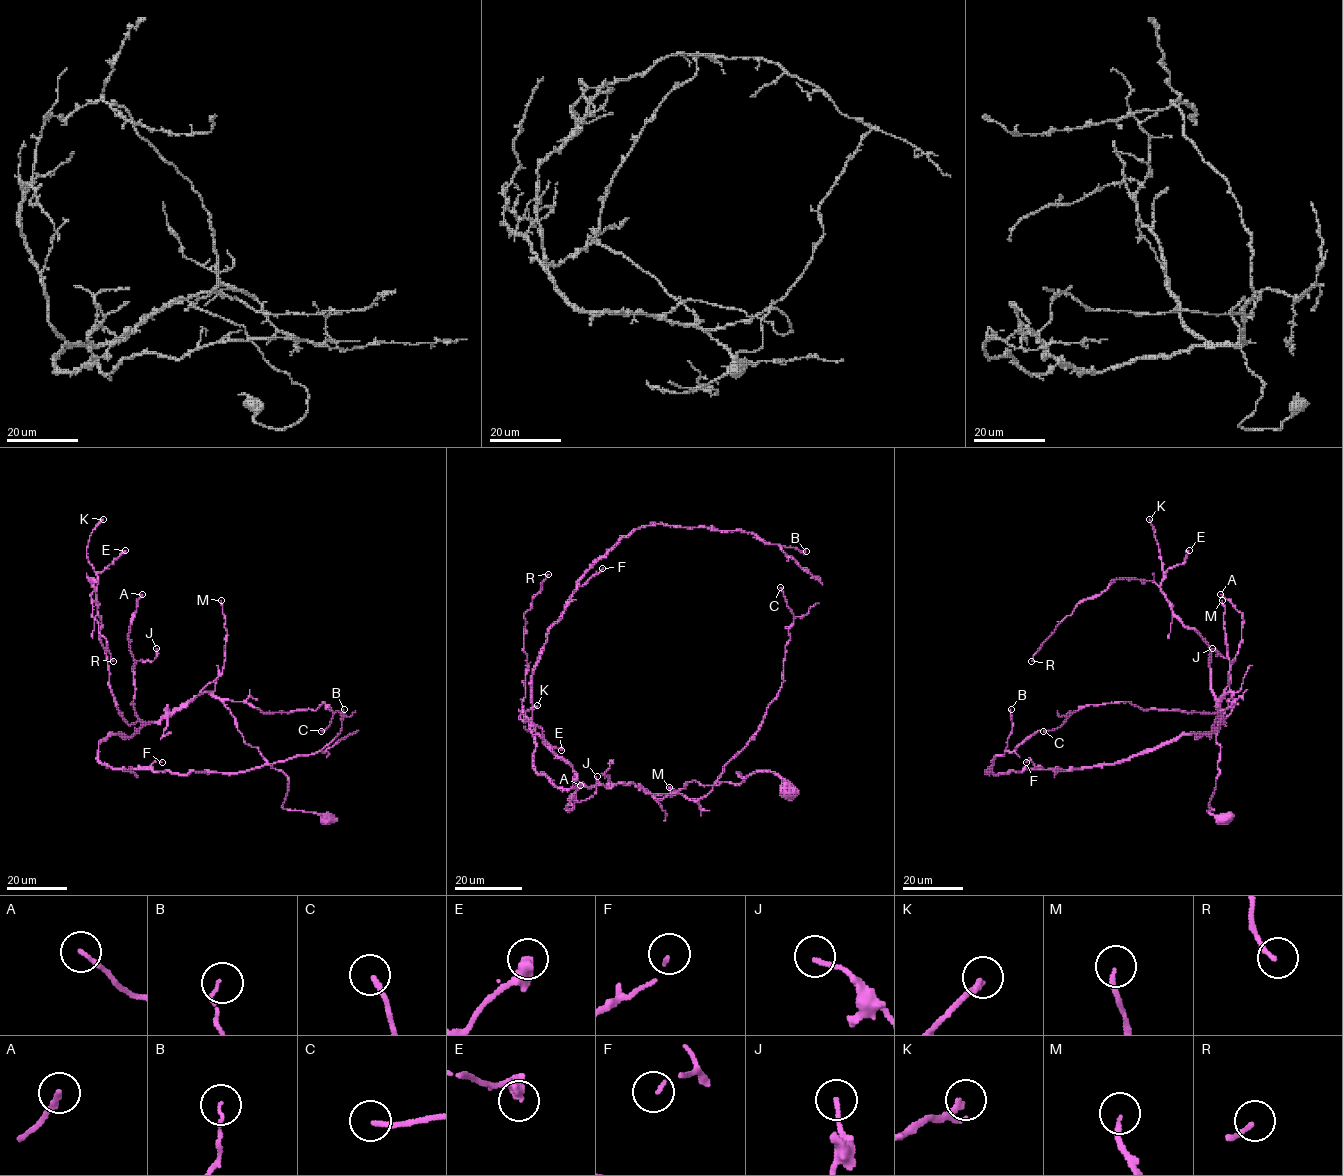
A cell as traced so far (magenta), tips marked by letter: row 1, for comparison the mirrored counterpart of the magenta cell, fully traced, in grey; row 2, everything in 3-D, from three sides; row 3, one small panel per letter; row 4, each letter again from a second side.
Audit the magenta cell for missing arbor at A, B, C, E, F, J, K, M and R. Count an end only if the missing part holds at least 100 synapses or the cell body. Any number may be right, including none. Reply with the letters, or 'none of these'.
M

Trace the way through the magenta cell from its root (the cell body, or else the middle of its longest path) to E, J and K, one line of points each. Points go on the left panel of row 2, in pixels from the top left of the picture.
E: (326, 820), (282, 807), (288, 778), (208, 692), (157, 722), (127, 722), (96, 597), (97, 574), (125, 550)
J: (326, 820), (282, 807), (288, 778), (208, 692), (157, 722), (138, 719), (133, 666), (152, 661), (156, 648)
K: (326, 820), (282, 807), (288, 778), (208, 692), (157, 722), (127, 722), (87, 556), (103, 519)

